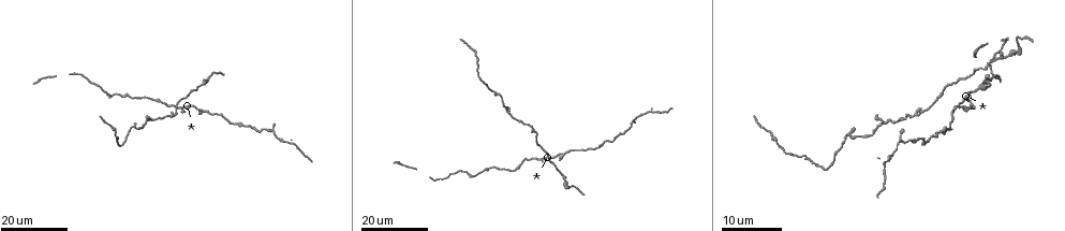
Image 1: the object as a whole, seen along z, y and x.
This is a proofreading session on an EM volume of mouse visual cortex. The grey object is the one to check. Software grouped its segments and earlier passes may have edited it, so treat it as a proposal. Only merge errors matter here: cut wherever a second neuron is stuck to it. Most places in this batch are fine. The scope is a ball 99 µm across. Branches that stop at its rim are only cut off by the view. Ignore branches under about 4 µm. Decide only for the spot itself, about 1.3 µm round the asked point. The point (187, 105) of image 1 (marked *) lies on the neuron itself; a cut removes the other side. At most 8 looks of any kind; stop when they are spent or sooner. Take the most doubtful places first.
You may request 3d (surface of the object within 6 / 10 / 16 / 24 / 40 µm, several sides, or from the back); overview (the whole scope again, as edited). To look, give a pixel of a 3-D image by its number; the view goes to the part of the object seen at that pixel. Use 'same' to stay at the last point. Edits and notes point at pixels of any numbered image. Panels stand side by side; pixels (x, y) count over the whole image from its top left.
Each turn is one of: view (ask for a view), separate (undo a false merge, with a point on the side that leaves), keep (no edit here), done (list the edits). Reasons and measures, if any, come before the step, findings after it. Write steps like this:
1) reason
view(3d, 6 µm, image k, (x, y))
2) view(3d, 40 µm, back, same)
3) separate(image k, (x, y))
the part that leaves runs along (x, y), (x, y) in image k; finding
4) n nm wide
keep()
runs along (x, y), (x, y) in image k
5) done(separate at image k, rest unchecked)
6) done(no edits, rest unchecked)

three arms meet
view(3d, 24 µm, image 1, (272, 130))

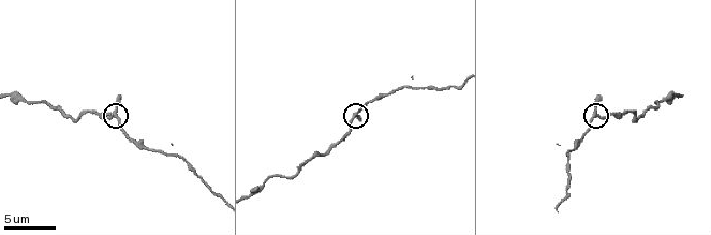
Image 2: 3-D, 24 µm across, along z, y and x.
view(3d, 10 µm, image 2, (115, 117))

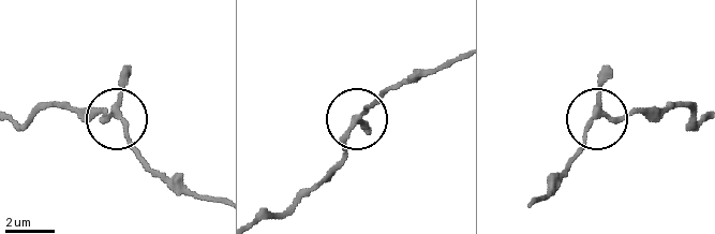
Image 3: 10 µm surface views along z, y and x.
keep()
runs along (15, 120), (58, 104), (99, 111), (123, 122), (154, 170) in image 3; continuous, no second neuron

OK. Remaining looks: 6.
calibre changes
view(3d, 16 µm, image 1, (184, 108))

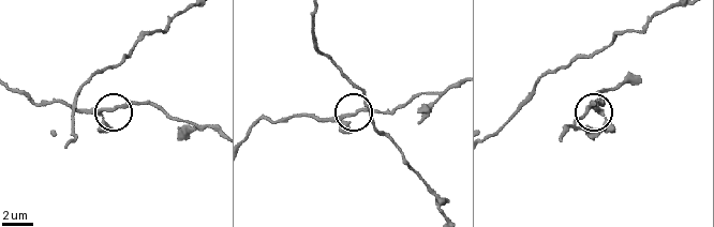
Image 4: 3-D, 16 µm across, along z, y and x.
closer look
view(3d, 6 µm, image 4, (347, 115))

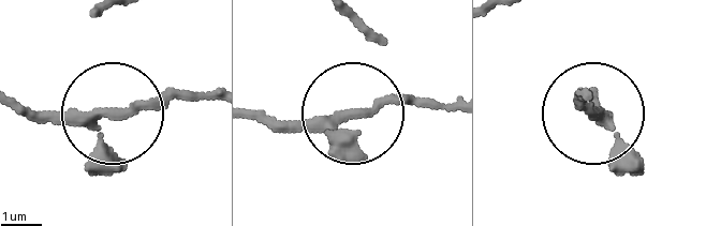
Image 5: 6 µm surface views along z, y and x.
keep()
runs along (396, 99), (318, 119), (255, 119) in image 5; all the same neuron

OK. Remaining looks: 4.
two arms in line, one across
view(3d, 16 µm, image 1, (495, 95))

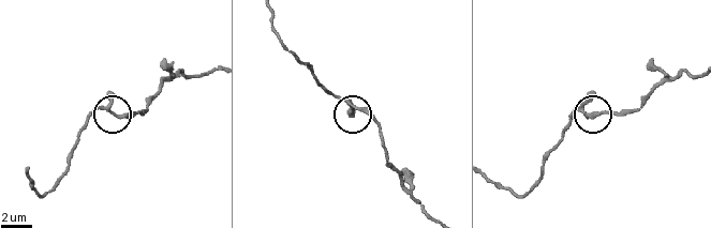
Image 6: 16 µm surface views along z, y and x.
closer look
view(3d, 6 µm, image 6, (351, 106))

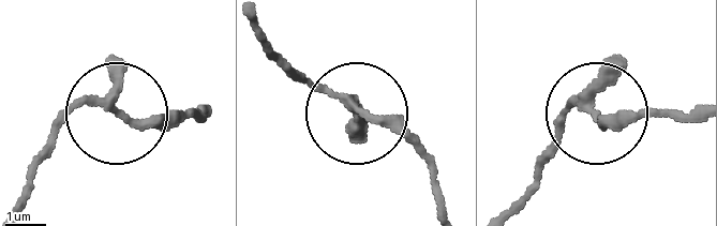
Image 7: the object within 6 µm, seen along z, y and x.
200 nm wide
keep()
runs along (699, 108), (627, 118), (576, 108), (549, 146) in image 7; one neuron here

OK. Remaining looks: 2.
three-way junction
view(3d, 16 µm, image 1, (564, 152))

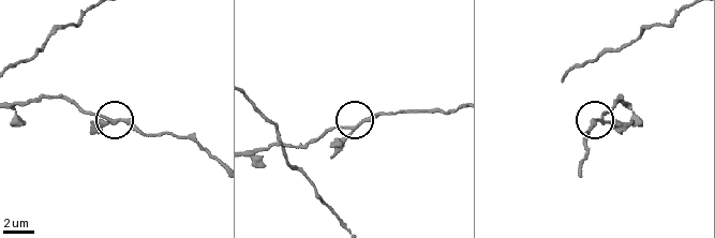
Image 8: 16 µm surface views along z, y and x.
view(3d, 6 µm, image 8, (350, 127))

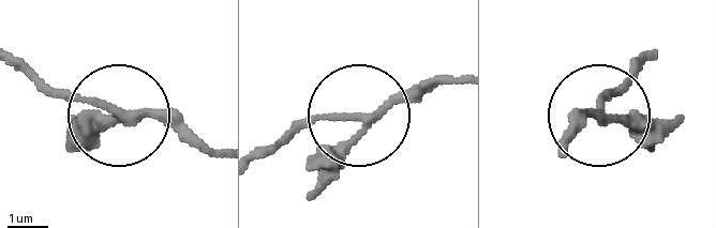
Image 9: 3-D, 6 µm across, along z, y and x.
3 arms
keep()
runs along (651, 60), (602, 97), (602, 118), (582, 118), (565, 135) in image 9; all the same neuron

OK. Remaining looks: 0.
done(no edits, rest unchecked)

